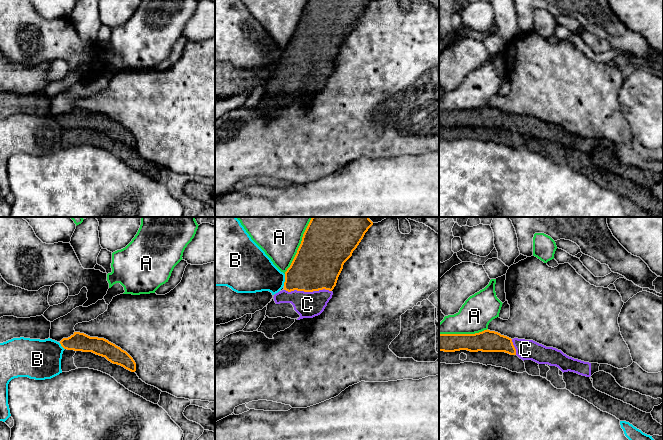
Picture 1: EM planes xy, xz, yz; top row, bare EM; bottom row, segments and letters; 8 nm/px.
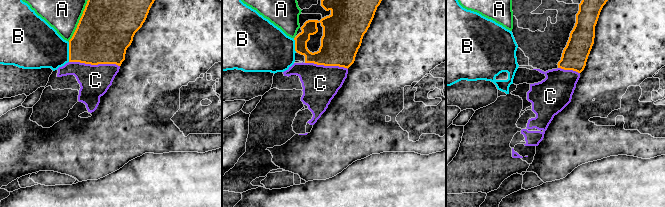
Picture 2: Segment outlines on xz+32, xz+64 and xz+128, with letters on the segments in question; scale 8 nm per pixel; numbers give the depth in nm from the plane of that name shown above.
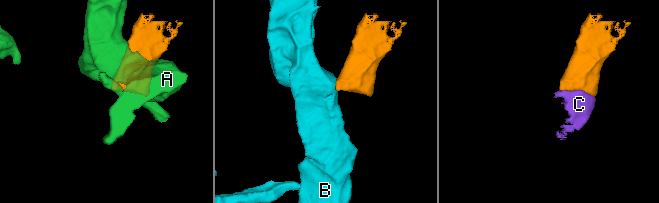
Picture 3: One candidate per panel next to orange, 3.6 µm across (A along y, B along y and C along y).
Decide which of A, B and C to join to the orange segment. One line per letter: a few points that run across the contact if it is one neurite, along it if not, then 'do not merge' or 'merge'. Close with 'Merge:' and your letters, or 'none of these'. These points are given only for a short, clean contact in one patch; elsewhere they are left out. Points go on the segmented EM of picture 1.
A: do not merge
B: line xz (285, 274), (283, 285); do not merge
C: merge
Merge: C

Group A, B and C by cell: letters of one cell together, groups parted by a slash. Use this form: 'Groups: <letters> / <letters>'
Groups: A / B / C

